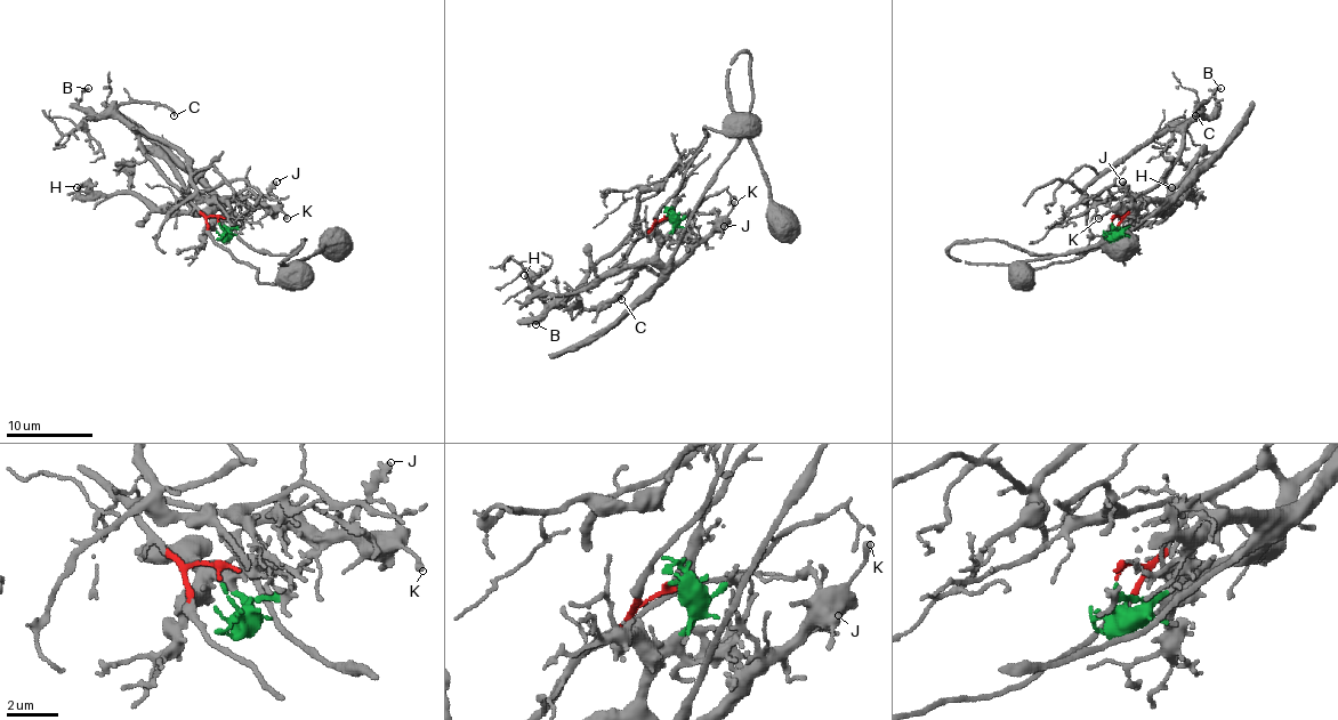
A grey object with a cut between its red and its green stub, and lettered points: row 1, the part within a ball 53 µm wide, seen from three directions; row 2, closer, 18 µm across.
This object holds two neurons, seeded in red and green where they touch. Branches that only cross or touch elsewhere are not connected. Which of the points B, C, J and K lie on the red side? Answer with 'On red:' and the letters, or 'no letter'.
On red: B, C

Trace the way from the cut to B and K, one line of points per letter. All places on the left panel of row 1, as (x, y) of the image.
B: (218, 223), (214, 216), (204, 216), (163, 175), (122, 122), (96, 118), (79, 105), (88, 88)
K: (218, 223), (224, 231), (223, 225), (257, 209), (276, 207), (288, 218)

